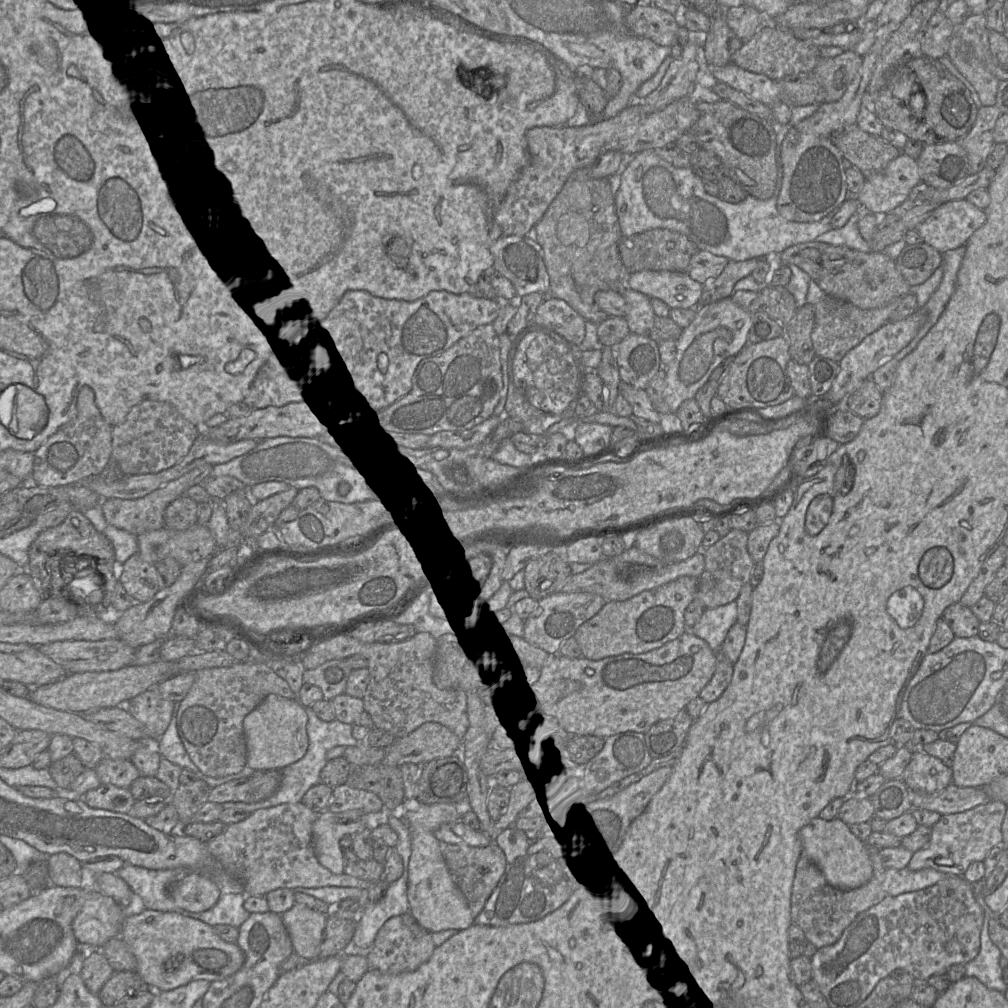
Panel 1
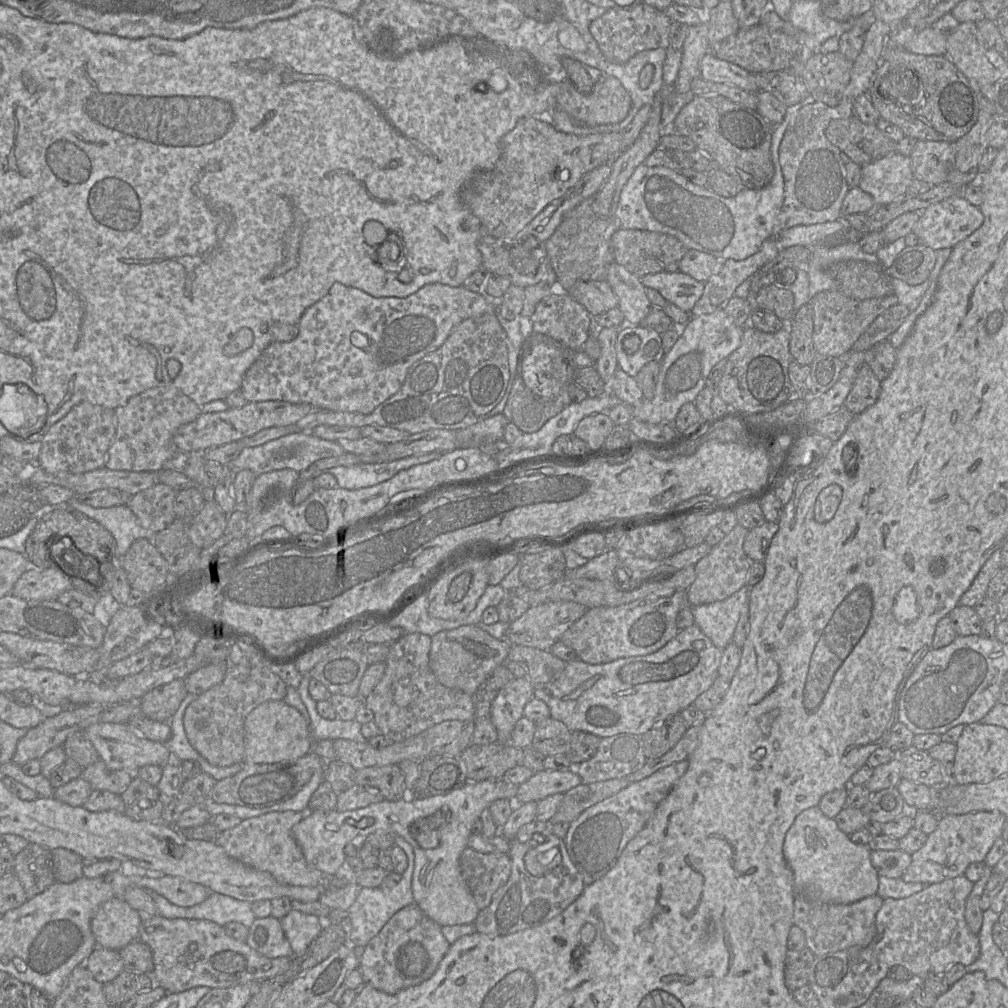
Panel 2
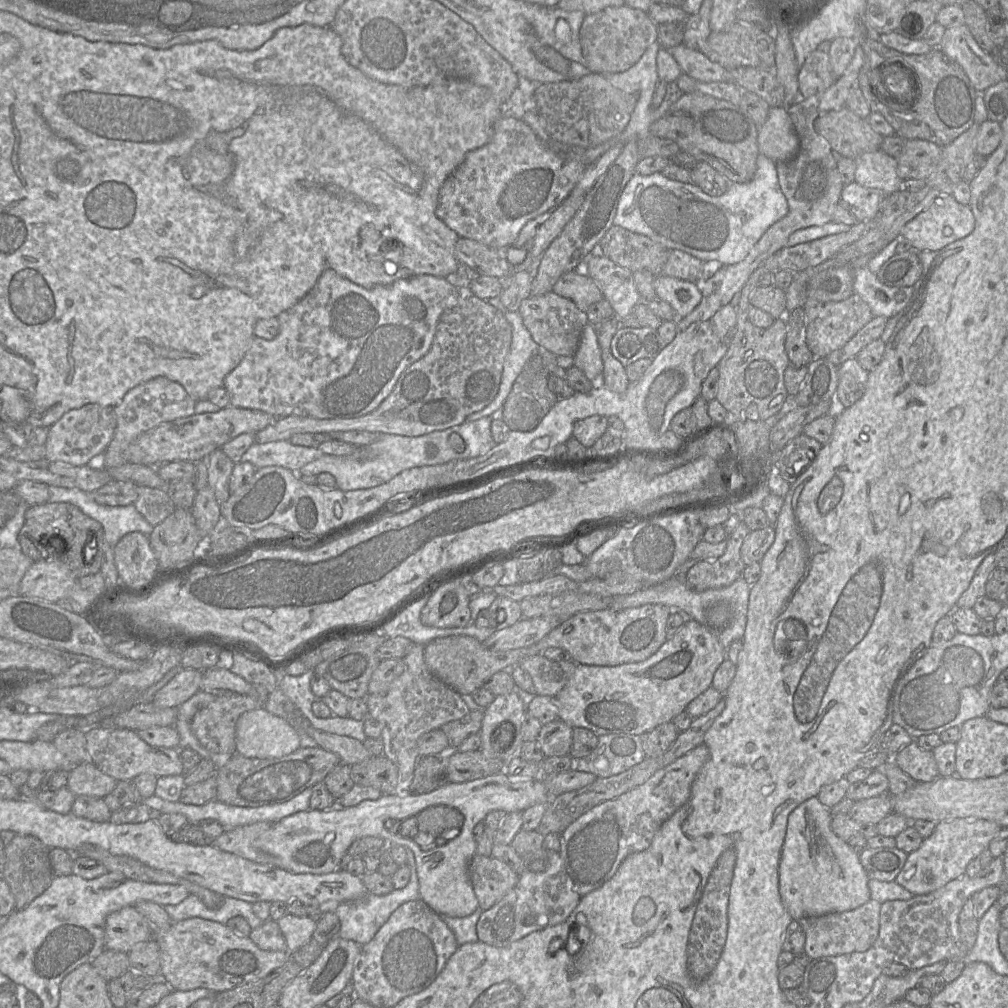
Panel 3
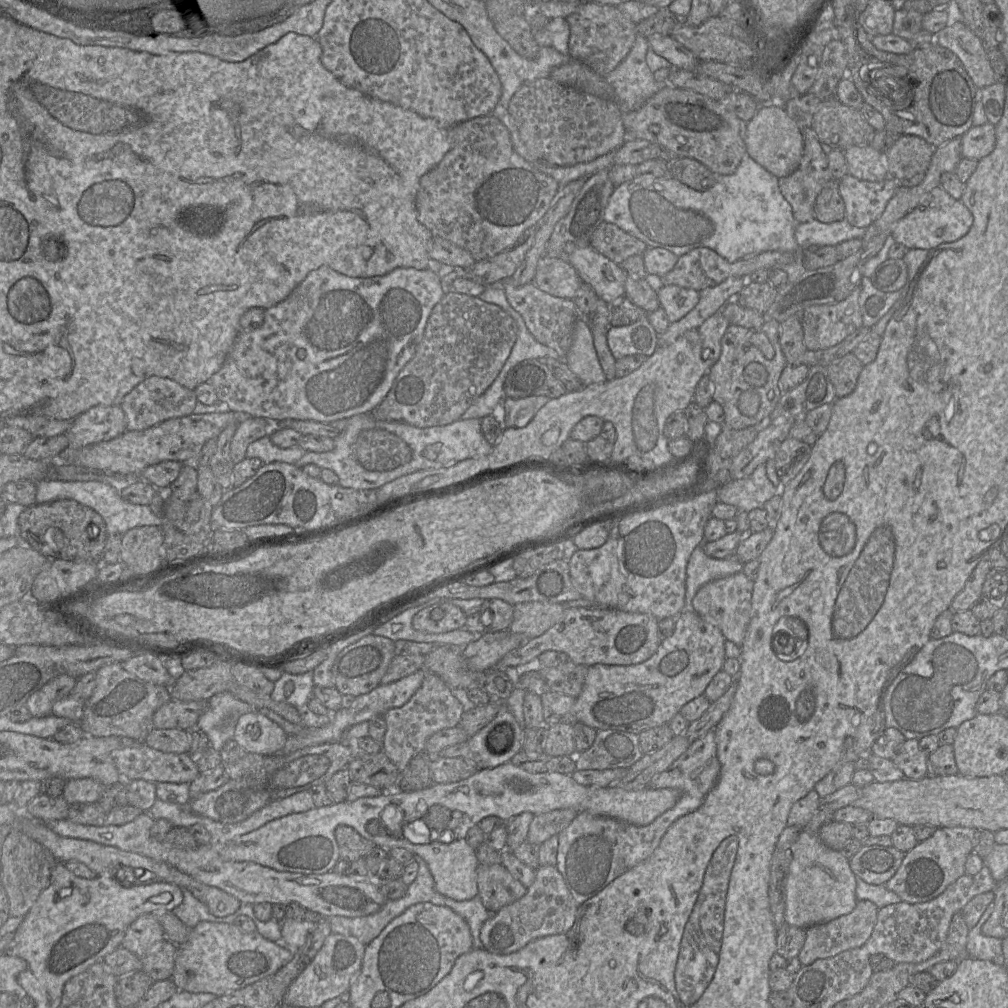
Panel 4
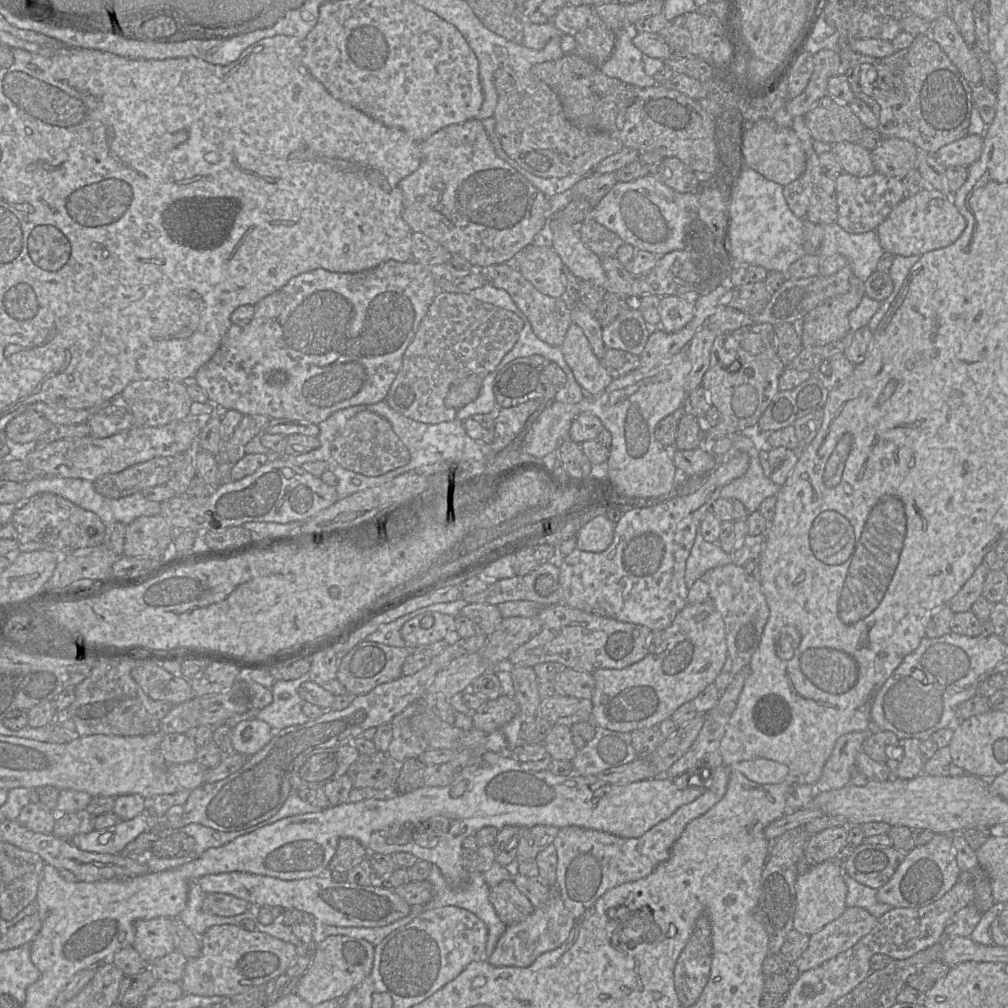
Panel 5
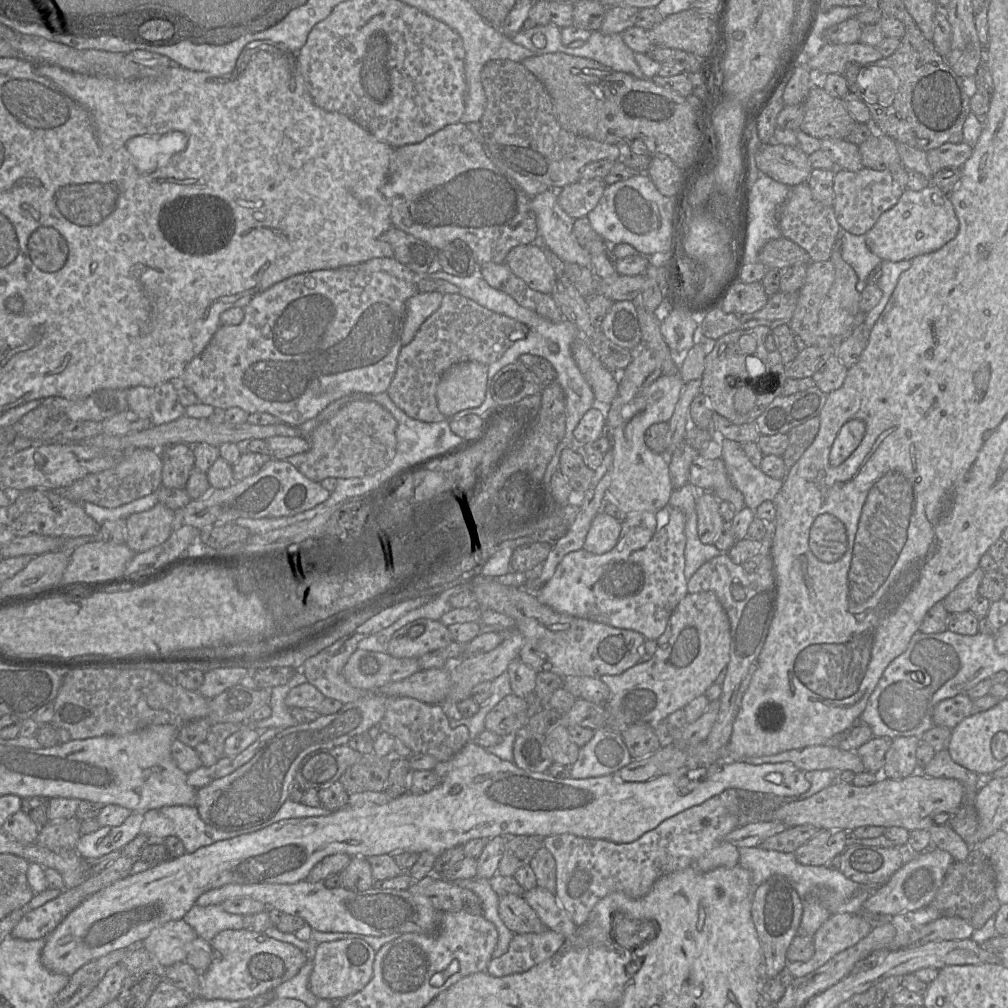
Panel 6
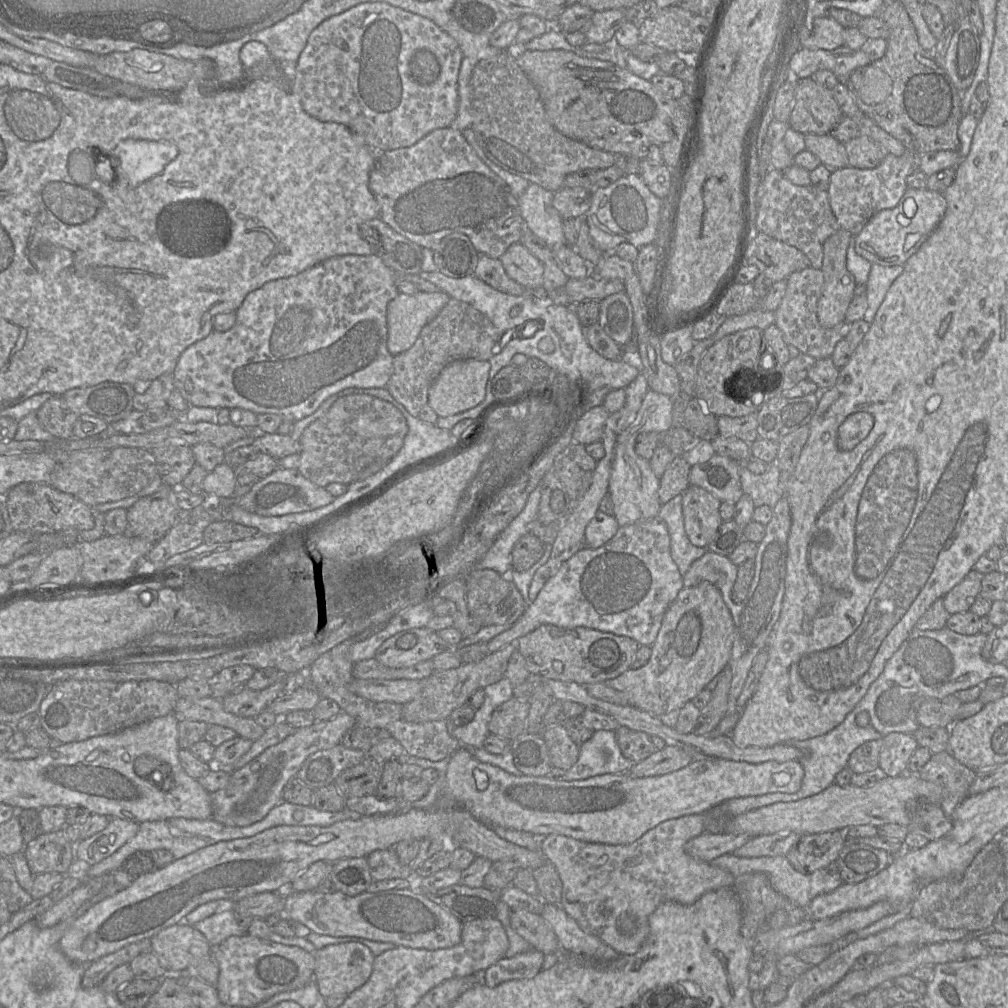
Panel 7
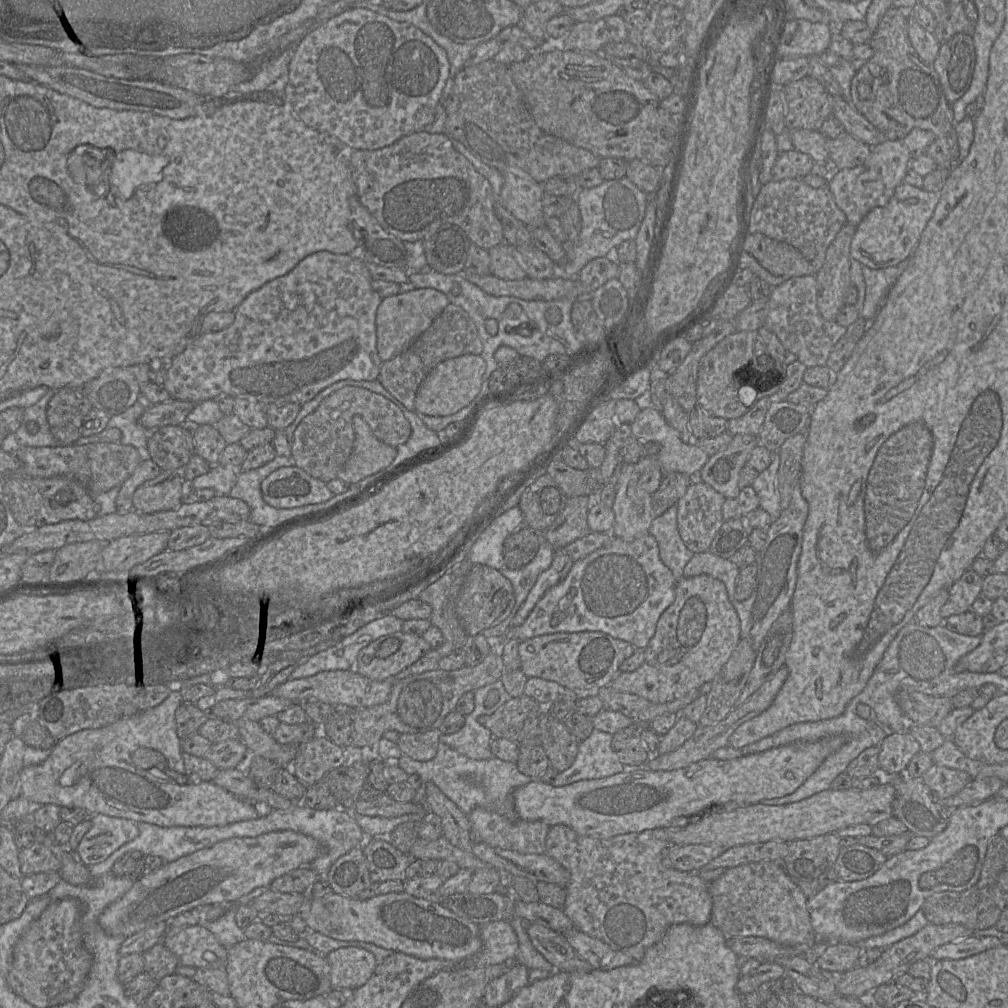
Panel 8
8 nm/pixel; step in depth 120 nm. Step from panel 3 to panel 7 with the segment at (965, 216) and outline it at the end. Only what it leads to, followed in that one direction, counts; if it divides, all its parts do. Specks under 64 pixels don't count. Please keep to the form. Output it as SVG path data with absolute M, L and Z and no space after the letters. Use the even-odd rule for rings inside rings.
M908 187L894 208L887 208L875 213L863 229L853 235L856 252L874 264L884 266L904 265L928 239L945 215L947 201L943 192L929 188ZM908 198L916 202L916 212L912 217L905 213L904 204Z

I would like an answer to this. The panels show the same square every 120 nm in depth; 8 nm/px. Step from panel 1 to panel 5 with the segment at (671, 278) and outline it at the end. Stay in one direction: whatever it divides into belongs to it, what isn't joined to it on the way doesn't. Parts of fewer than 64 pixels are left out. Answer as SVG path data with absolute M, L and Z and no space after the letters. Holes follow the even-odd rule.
M664 296L660 297L659 314L660 326L656 329L662 329L668 333L678 332L683 329L694 317L695 302L699 296Z

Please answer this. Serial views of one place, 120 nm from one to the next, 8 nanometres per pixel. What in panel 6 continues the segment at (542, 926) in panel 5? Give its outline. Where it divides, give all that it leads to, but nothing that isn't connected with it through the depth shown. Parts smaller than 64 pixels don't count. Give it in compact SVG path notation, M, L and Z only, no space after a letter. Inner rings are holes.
M550 929L541 933L515 934L508 950L492 958L485 971L495 977L525 972L553 956L565 939Z

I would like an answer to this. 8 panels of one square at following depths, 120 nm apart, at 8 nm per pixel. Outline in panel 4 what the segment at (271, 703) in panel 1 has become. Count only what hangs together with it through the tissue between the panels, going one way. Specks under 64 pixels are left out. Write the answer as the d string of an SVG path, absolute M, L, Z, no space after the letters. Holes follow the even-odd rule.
M252 711L238 719L233 740L247 752L271 756L282 750L287 736L275 722Z

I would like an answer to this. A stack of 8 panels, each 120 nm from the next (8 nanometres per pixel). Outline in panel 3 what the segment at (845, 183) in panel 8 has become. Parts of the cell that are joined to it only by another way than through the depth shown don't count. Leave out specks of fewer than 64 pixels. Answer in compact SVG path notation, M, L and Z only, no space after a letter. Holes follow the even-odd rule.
M854 181L844 186L840 204L859 222L865 222L876 217L885 196L877 189L863 187Z

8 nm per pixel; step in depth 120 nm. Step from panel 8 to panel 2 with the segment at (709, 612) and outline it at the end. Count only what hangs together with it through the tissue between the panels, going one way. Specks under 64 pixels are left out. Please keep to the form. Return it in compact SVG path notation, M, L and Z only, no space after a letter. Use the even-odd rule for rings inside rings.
M693 624L679 630L678 634L659 650L645 656L619 658L604 664L588 664L580 659L566 662L563 672L541 688L535 688L533 697L544 701L552 718L564 723L573 731L584 731L600 738L621 733L643 735L694 703L695 699L708 690L718 675L722 651Z

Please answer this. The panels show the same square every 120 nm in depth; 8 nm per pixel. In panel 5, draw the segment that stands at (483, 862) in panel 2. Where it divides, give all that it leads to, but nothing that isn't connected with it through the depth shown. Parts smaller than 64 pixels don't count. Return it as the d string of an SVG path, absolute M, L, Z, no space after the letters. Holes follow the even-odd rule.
M505 880L490 887L489 901L500 920L507 926L524 920L535 910L529 899L516 887L513 880Z

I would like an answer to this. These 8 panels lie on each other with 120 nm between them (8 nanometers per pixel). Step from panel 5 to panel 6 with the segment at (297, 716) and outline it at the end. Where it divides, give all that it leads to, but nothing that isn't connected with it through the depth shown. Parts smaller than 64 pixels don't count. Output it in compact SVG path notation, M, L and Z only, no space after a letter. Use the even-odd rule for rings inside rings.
M296 670L294 676L285 684L271 689L269 705L271 707L270 717L254 723L254 727L263 731L268 728L289 728L297 724L290 713L290 708L285 704L285 698L291 689L306 683L306 677L301 670Z

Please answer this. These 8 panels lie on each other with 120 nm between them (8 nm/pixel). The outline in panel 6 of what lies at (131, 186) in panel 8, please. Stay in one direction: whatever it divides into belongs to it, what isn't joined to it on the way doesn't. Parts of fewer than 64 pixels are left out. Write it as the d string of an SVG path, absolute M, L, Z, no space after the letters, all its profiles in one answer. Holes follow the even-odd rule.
M184 131L166 135L143 135L131 138L127 149L140 173L147 174L163 166L169 158L188 143Z

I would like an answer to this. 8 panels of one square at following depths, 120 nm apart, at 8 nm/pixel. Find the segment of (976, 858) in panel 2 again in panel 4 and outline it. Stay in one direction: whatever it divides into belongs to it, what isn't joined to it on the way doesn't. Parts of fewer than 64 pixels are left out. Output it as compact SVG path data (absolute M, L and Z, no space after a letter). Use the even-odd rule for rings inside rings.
M943 827L943 828L936 828L935 832L932 834L931 837L929 837L928 839L919 842L912 850L910 850L909 852L907 852L905 854L905 857L902 861L902 864L900 865L899 869L897 870L897 872L895 873L895 875L889 880L887 881L887 883L885 884L886 887L895 892L904 902L908 902L908 903L921 903L921 902L926 902L929 901L931 899L936 898L937 896L939 896L950 884L952 884L953 882L955 882L959 877L961 877L962 875L965 874L965 863L966 860L968 858L968 856L972 853L972 850L974 848L974 846L977 843L977 834L980 831L988 831L988 830L976 830L973 828L968 828L968 827Z

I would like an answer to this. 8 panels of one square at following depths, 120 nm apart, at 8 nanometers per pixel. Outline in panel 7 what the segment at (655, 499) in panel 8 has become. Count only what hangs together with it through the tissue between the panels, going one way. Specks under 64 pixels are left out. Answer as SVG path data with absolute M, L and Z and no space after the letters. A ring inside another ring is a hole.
M682 456L673 459L660 478L658 496L662 505L687 490L690 470L691 466Z

